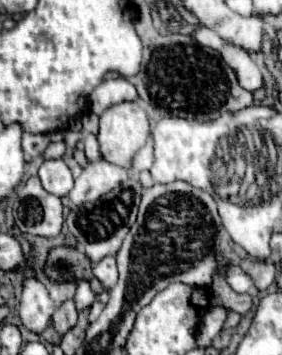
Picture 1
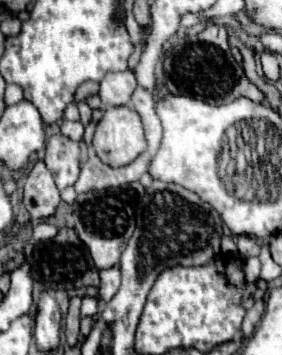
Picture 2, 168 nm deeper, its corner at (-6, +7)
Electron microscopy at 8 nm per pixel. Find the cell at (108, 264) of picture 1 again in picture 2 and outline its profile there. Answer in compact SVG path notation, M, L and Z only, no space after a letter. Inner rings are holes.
M112 266L106 270L100 270L100 282L102 282L100 284L100 298L108 302L120 288L120 268Z

